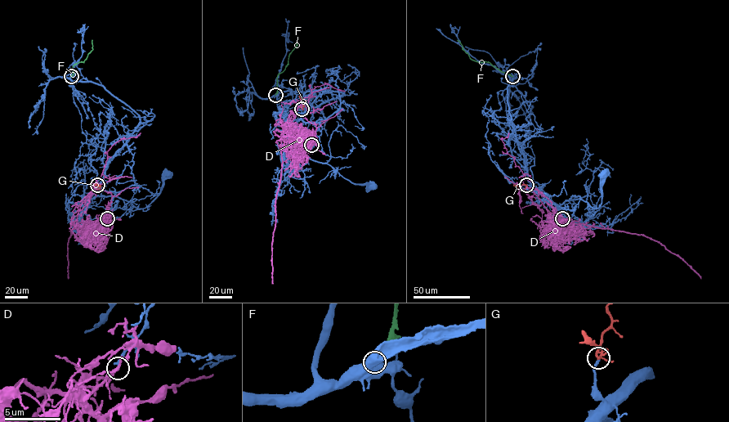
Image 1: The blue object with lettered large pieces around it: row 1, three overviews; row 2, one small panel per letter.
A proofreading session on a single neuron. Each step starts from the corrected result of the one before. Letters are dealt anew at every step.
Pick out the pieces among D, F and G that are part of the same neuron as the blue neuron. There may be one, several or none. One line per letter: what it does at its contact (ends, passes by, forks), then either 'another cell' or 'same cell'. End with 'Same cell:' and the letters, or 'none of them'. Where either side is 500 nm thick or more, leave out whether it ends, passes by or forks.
D: it passes by; another cell
F: another cell
G: it passes by; same cell
Same cell: G

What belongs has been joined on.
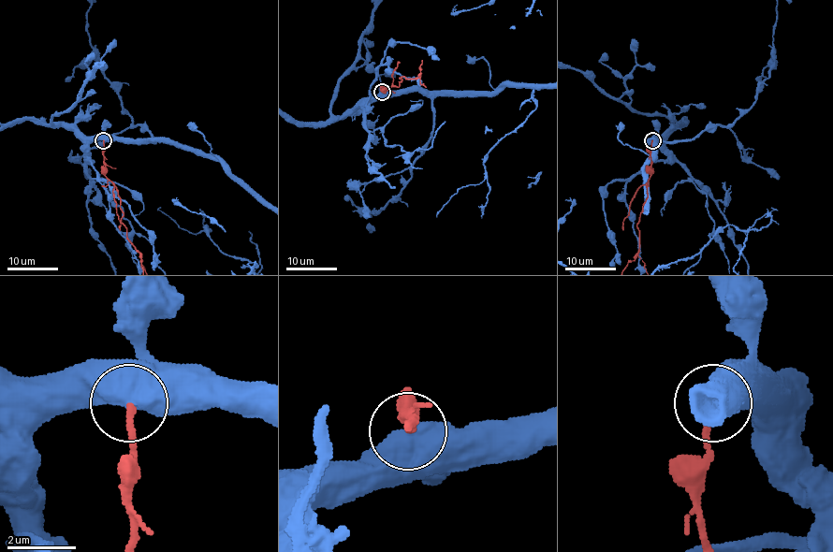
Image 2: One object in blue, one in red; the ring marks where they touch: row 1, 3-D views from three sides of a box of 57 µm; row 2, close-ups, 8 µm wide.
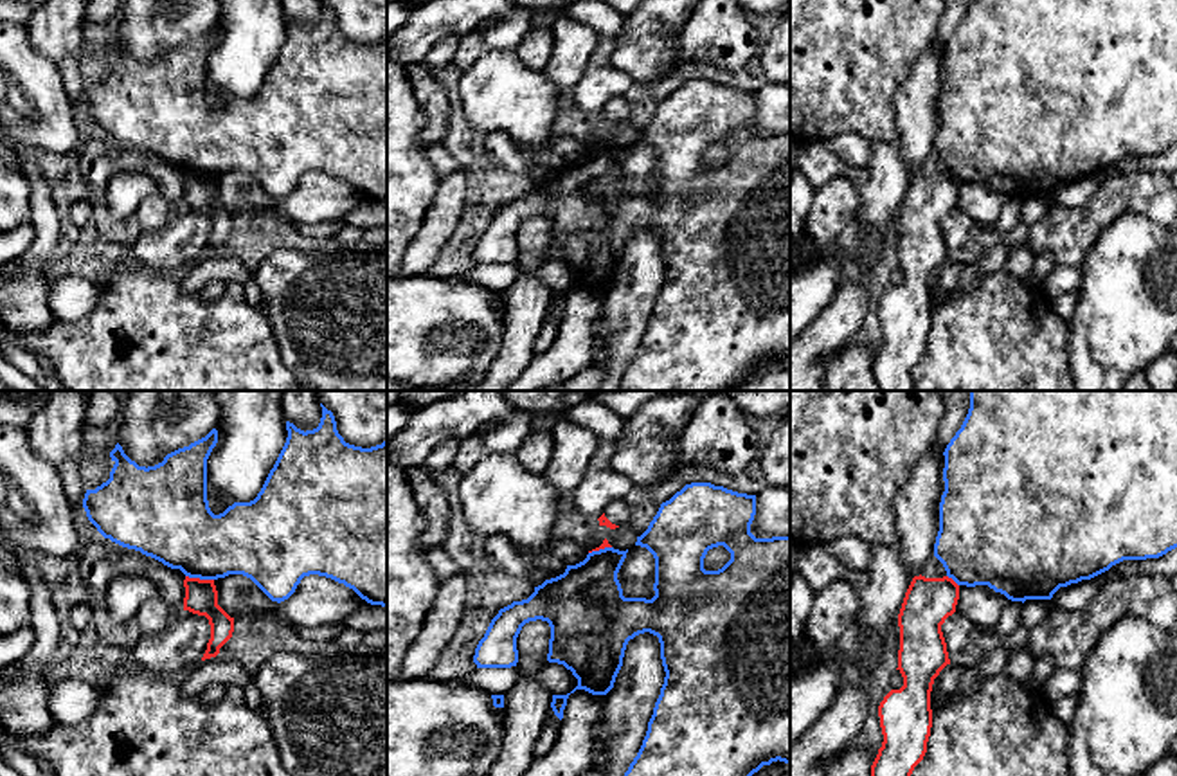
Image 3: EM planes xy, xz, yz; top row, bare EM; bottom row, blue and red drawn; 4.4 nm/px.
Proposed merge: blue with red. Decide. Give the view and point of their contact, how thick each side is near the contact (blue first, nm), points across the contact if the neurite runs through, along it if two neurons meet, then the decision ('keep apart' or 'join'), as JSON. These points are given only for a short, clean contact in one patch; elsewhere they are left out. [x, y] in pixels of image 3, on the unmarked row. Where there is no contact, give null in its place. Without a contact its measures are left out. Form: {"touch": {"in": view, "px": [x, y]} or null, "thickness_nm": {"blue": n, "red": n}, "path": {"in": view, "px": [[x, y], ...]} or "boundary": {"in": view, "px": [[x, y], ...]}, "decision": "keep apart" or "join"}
{"touch": {"in": "xy", "px": [200, 175]}, "thickness_nm": {"blue": 340, "red": 140}, "boundary": {"in": "xy", "px": [[186, 171], [213, 177]]}, "decision": "keep apart"}

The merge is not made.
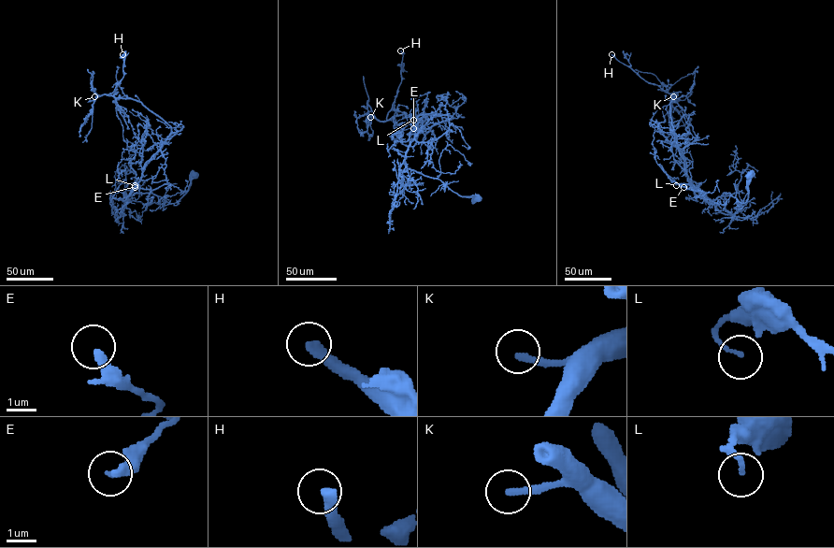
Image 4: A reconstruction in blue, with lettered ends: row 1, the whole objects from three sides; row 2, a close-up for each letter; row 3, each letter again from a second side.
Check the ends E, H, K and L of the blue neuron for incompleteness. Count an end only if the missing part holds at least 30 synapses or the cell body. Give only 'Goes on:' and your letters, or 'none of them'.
Goes on: H, K

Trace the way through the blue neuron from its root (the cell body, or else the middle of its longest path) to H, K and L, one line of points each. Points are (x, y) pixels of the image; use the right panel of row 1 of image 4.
H: (750, 175), (744, 203), (729, 193), (713, 200), (702, 194), (687, 180), (671, 123), (676, 95), (611, 54)
K: (750, 175), (744, 203), (729, 193), (709, 199), (688, 180), (671, 123), (671, 98), (677, 94), (673, 96)
L: (750, 175), (748, 198), (744, 203), (729, 193), (711, 200), (691, 184), (676, 185)

